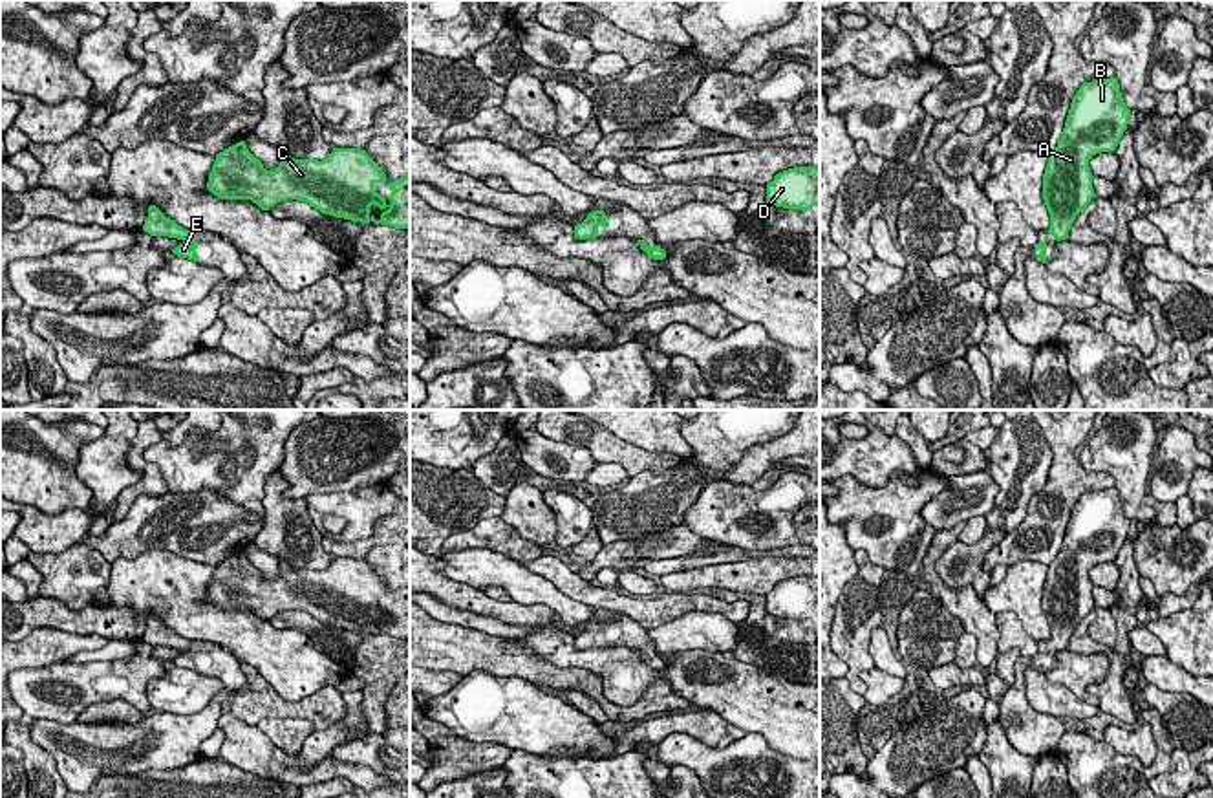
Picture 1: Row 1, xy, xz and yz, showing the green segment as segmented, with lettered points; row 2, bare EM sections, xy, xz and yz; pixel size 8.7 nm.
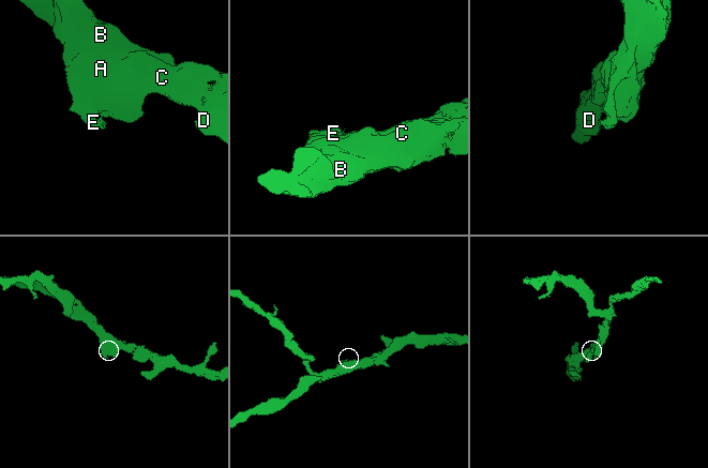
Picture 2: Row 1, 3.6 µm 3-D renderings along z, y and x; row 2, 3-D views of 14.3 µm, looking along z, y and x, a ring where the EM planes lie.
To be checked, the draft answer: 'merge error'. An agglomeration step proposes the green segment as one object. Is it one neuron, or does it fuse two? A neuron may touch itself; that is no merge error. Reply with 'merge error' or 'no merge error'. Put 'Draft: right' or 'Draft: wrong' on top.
Draft: wrong
no merge error

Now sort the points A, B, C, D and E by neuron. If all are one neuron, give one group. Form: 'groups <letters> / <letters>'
groups A B C D E

